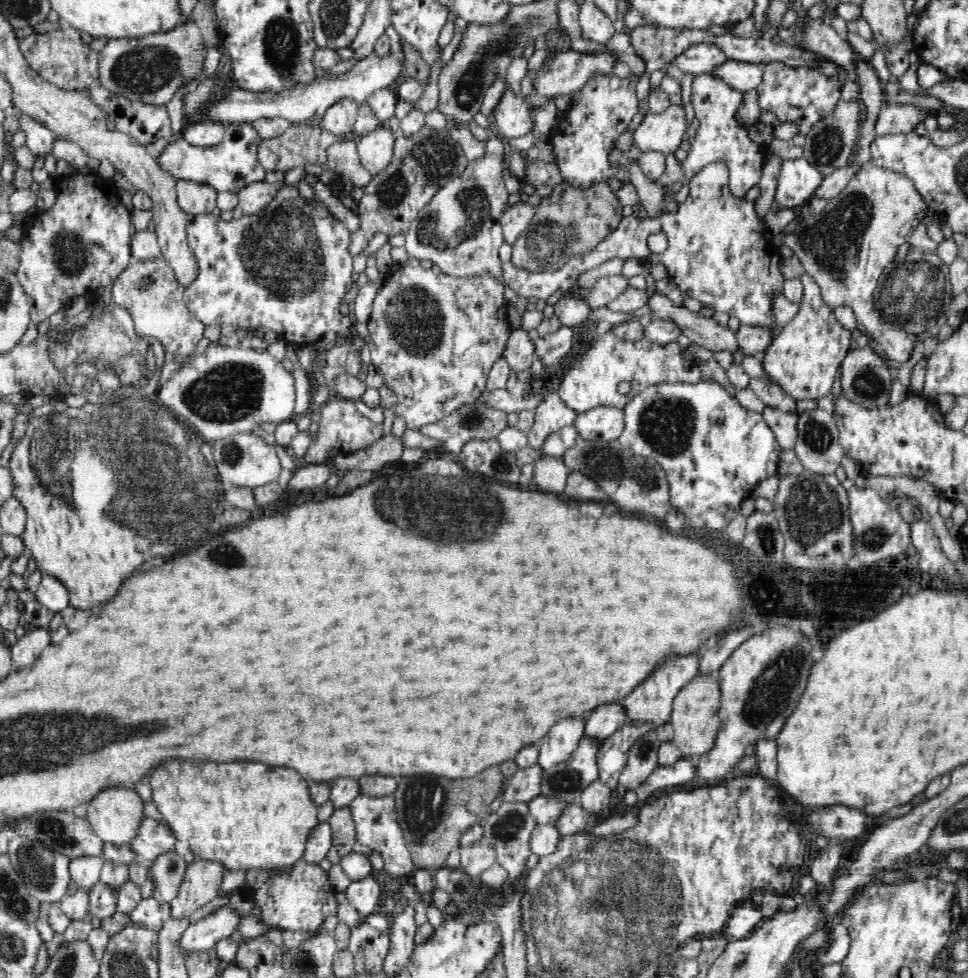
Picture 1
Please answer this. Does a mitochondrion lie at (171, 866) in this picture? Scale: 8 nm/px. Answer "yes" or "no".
yes

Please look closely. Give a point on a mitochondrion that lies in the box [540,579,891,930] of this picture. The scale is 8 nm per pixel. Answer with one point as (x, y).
(780, 678)

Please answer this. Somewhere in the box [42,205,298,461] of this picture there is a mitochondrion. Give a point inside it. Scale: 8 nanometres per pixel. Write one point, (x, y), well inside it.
(233, 392)

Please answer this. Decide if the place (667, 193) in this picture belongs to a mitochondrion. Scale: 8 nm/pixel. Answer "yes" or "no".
no

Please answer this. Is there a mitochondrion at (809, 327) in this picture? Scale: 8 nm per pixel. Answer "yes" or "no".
no

